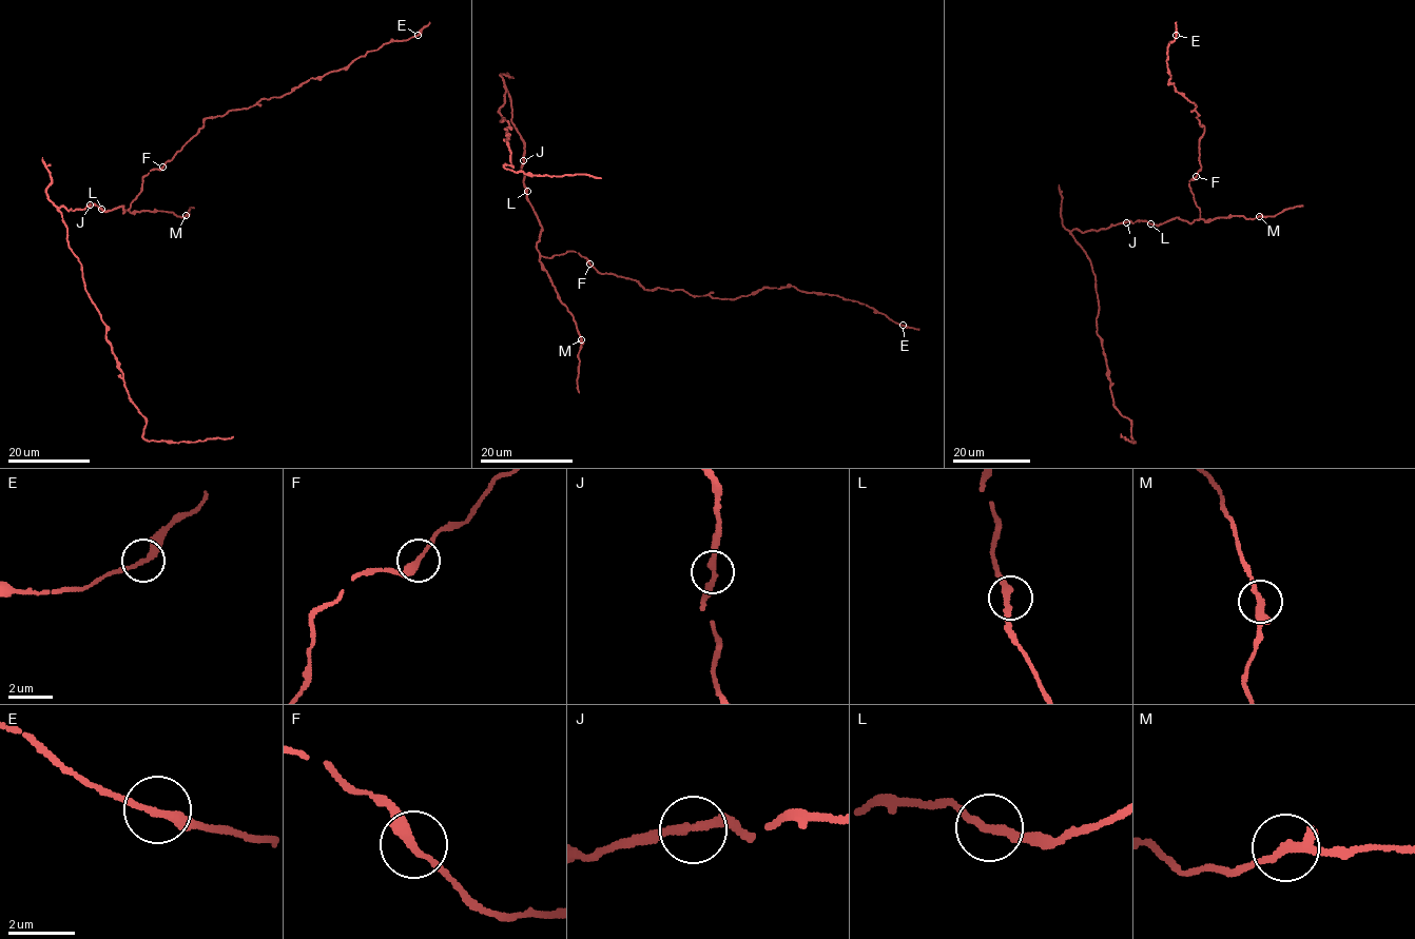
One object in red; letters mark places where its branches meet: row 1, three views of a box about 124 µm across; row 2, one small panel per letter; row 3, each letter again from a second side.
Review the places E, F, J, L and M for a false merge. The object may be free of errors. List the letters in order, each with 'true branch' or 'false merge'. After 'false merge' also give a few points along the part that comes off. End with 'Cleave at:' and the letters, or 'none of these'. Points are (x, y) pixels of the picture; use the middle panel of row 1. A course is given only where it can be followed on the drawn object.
E: true branch
F: true branch
J: true branch
L: true branch
M: true branch
Cleave at: none of these

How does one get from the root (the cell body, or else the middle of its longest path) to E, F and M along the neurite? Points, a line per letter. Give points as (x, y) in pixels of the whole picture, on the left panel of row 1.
E: (100, 209), (122, 206), (123, 213), (143, 177), (172, 159), (206, 118), (280, 97), (387, 42), (418, 35)
F: (100, 209), (107, 211), (122, 206), (123, 213), (140, 191), (143, 177), (150, 171), (162, 167)
M: (100, 209), (107, 211), (122, 206), (123, 213), (127, 209), (186, 214)

